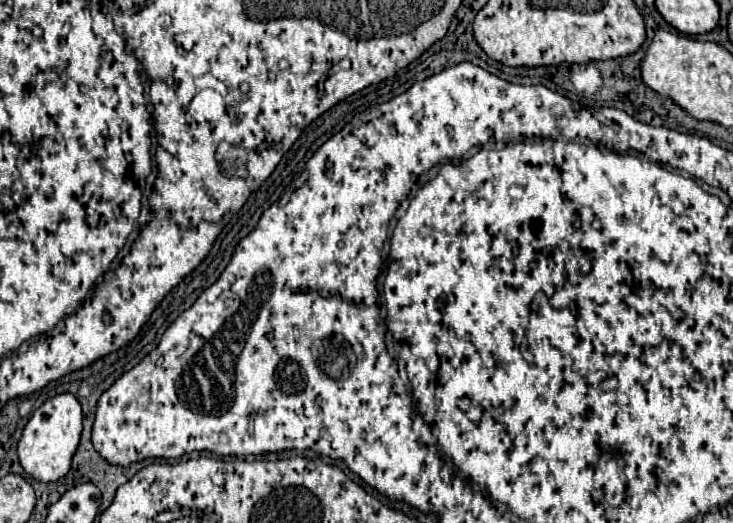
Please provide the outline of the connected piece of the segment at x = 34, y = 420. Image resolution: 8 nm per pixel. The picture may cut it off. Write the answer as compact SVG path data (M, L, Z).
M70 393L48 399L34 411L34 415L30 417L22 431L22 437L18 441L20 465L36 481L50 483L62 479L70 469L72 455L80 441L80 433L82 433L82 409L78 399Z

